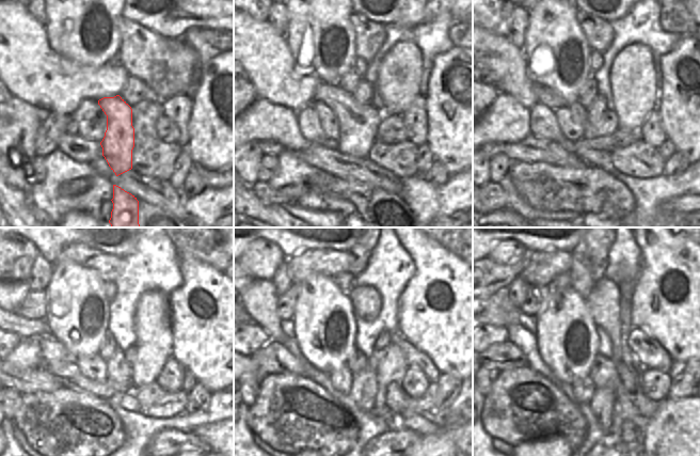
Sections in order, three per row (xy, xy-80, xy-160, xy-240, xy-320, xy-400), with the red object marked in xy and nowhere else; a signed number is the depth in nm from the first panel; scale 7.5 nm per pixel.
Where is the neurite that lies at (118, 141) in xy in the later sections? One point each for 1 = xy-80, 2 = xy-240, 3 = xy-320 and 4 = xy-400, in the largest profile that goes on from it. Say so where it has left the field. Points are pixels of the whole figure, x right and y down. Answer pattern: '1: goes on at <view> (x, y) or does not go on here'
1: goes on at xy-80 (358, 124)
2: goes on at xy-240 (130, 354)
3: goes on at xy-320 (383, 341)
4: goes on at xy-400 (625, 289)

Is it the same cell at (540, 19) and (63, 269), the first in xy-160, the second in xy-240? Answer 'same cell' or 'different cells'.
same cell

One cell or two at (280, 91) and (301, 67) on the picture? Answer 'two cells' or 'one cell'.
two cells

